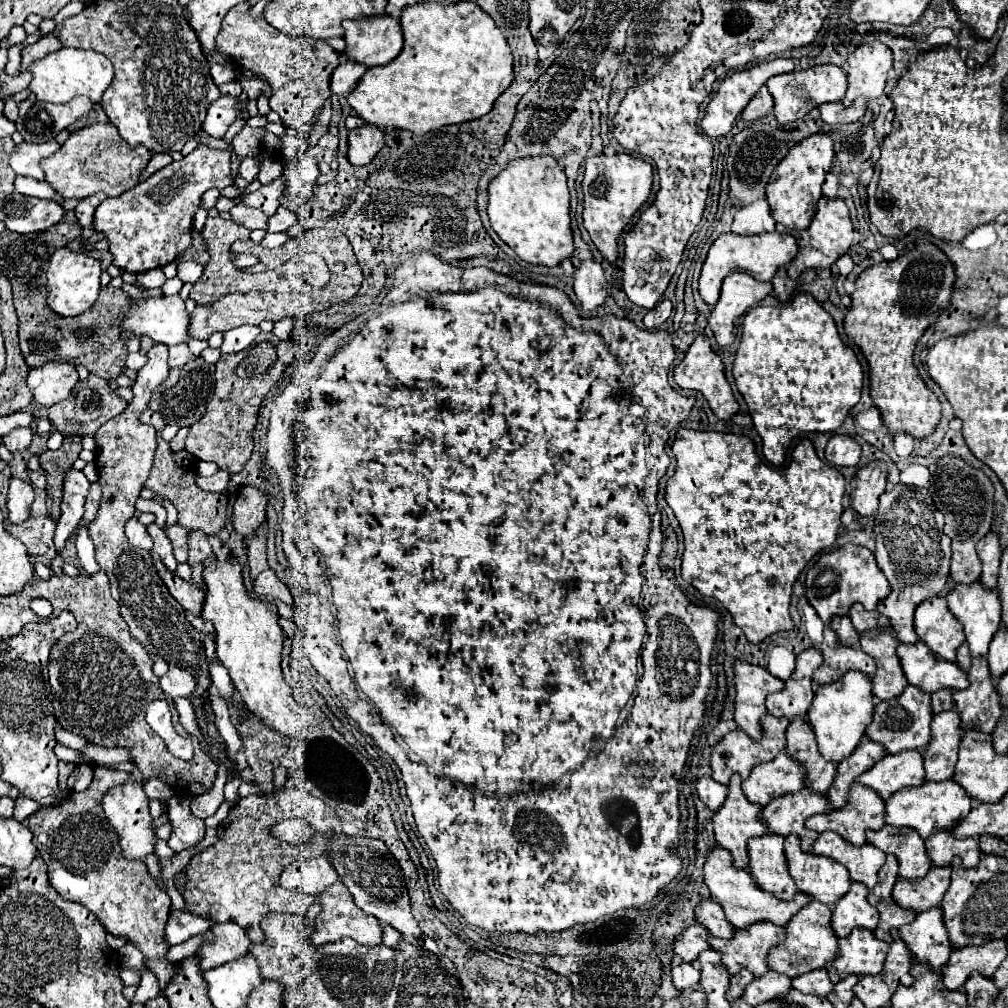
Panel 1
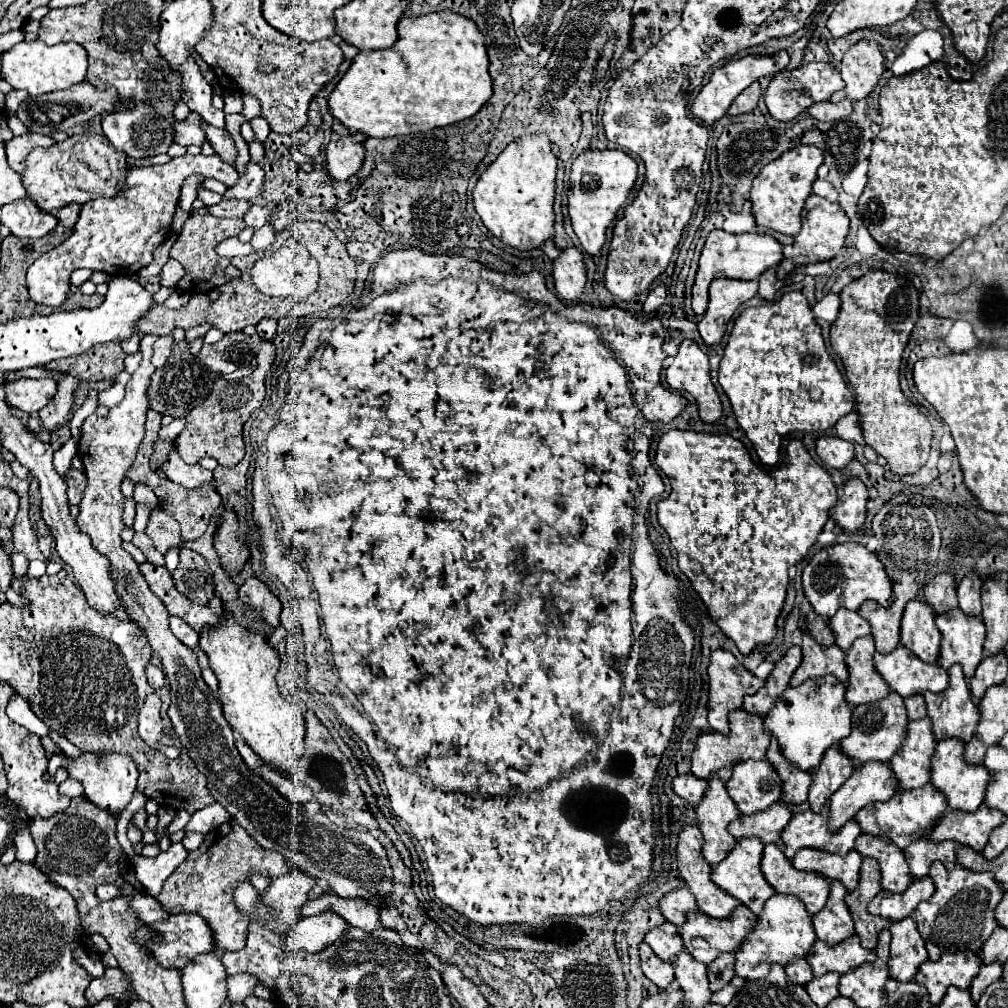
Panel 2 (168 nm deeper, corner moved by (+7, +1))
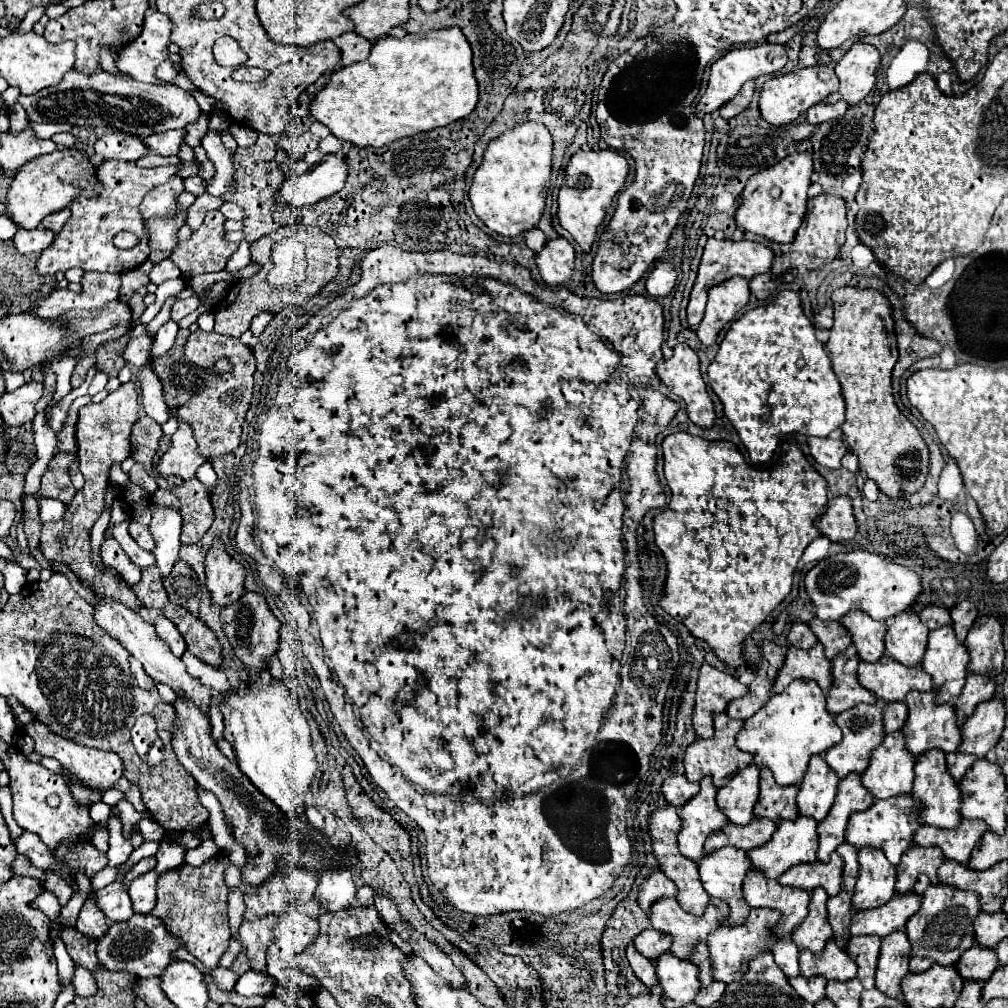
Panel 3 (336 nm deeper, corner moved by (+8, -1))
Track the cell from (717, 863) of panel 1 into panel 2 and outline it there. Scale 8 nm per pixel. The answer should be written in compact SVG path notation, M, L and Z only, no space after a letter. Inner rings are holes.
M686 827L684 831L680 831L680 835L678 835L678 869L680 869L686 885L690 887L692 895L696 897L700 911L710 915L710 917L716 917L716 919L728 919L732 915L732 911L736 907L740 907L742 903L736 897L732 897L730 893L722 891L712 881L712 875L710 875L712 867L710 867L710 863L702 855L702 845L704 845L704 837L702 837L698 827Z

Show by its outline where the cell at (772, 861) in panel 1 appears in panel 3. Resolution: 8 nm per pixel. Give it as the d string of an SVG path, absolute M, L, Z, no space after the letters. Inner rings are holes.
M721 847L699 861L699 879L711 897L719 897L729 905L729 917L723 925L741 925L749 915L749 905L741 901L741 881L749 871L745 851Z

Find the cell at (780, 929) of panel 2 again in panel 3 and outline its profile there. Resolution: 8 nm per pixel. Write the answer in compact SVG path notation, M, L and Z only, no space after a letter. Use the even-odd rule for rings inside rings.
M751 909L749 917L741 925L737 925L737 927L717 927L715 931L711 931L709 937L707 937L707 947L709 947L711 967L713 967L713 979L721 981L721 983L737 981L741 977L741 973L745 971L745 961L749 961L749 957L753 957L755 951L761 953L761 949L771 949L771 945L777 937L773 937L773 933L769 933L767 929L773 927L773 921L777 921L777 913L771 913L767 909Z

